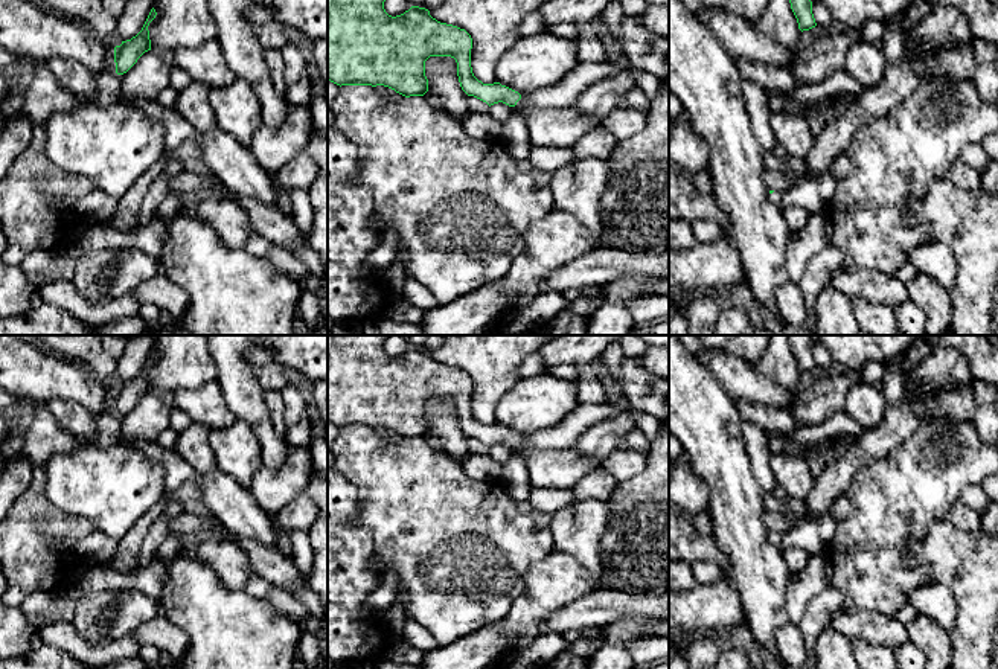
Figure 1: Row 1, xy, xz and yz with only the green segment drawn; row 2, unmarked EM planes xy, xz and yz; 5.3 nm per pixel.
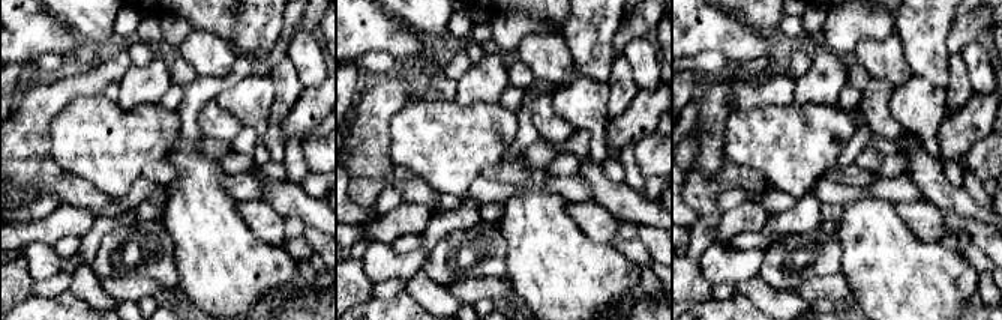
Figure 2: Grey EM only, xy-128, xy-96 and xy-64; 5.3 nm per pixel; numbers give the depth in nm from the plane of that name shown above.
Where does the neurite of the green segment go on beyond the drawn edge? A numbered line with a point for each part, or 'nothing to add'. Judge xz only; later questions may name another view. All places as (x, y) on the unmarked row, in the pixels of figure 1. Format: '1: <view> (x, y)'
1: xz (584, 416)

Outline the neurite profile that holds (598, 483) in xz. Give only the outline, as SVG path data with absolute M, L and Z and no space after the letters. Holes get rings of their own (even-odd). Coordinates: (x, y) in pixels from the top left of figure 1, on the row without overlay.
M602 466L594 468L581 477L573 486L576 500L600 500L608 501L613 495L619 480L606 472Z

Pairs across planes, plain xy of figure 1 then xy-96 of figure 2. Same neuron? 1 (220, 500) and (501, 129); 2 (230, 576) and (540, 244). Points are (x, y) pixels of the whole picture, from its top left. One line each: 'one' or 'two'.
1: two
2: two

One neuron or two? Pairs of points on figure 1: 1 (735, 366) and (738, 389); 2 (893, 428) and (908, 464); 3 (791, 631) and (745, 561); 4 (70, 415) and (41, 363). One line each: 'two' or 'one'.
1: one
2: two
3: two
4: two

